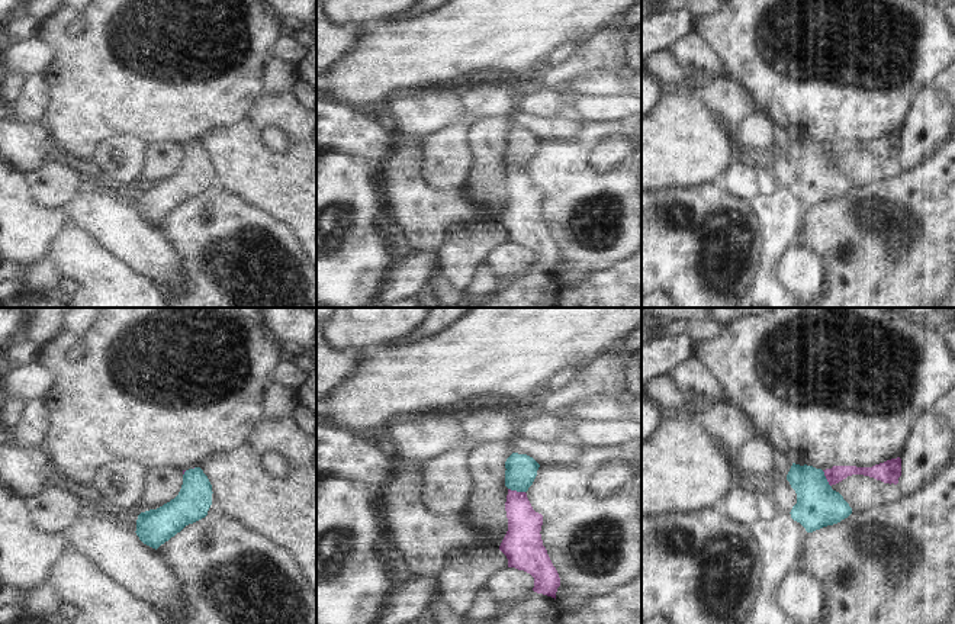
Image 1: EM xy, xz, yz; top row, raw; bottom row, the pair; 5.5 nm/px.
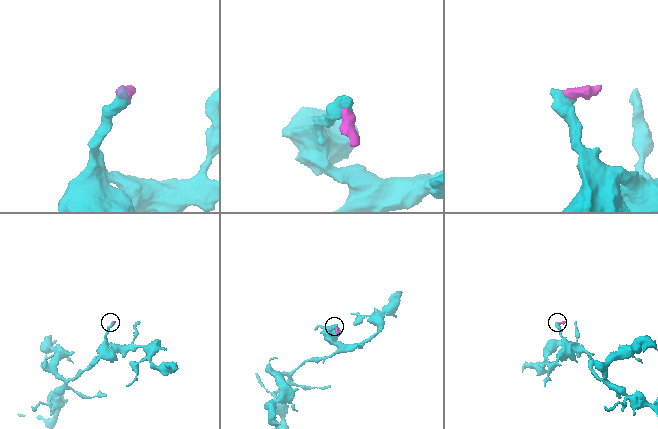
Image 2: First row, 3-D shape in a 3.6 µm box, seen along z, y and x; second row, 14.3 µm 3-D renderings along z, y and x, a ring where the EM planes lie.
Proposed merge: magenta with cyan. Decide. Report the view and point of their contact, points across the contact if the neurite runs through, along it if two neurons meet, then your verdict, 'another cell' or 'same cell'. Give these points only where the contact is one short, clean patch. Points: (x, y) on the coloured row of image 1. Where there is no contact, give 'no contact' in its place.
contact xz (517, 492); way xz (524, 524), (517, 507), (517, 492), (517, 479), (521, 469); same cell

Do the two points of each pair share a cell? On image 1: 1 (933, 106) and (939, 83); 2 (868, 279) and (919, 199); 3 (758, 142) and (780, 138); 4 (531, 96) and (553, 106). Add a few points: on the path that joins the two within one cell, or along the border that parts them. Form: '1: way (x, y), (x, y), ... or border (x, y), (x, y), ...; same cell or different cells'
1: border (928, 87), (939, 92); different cells
2: way (891, 260), (899, 253), (910, 250), (923, 222); same cell
3: border (772, 128), (774, 145); different cells
4: way (537, 100), (547, 102); same cell

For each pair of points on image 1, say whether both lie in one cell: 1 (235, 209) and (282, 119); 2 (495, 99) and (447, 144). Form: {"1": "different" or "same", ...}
{"1": "different", "2": "same"}

